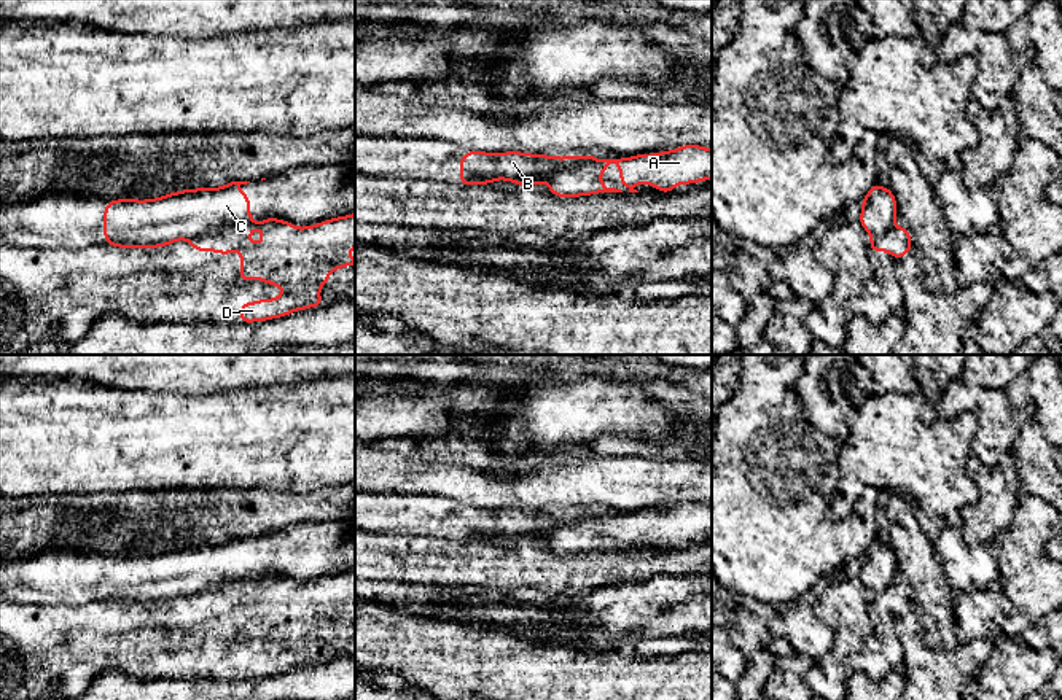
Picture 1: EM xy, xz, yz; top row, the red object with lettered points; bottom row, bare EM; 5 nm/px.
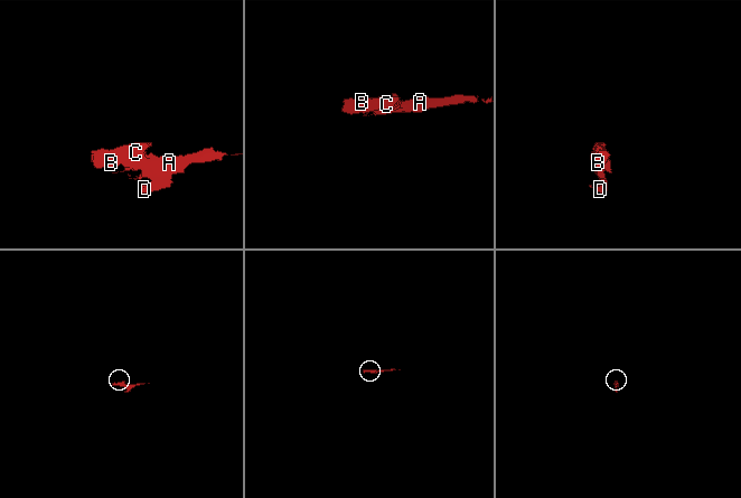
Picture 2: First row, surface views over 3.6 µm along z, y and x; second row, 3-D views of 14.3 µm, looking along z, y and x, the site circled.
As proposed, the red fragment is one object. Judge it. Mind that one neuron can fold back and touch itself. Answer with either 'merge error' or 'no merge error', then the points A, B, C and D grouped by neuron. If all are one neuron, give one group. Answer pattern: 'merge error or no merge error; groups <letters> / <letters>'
merge error; groups A D / B C

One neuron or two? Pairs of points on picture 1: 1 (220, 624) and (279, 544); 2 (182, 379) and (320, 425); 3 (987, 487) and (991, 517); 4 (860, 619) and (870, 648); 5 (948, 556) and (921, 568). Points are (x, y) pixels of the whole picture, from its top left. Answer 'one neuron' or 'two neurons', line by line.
1: two neurons
2: two neurons
3: one neuron
4: two neurons
5: two neurons

